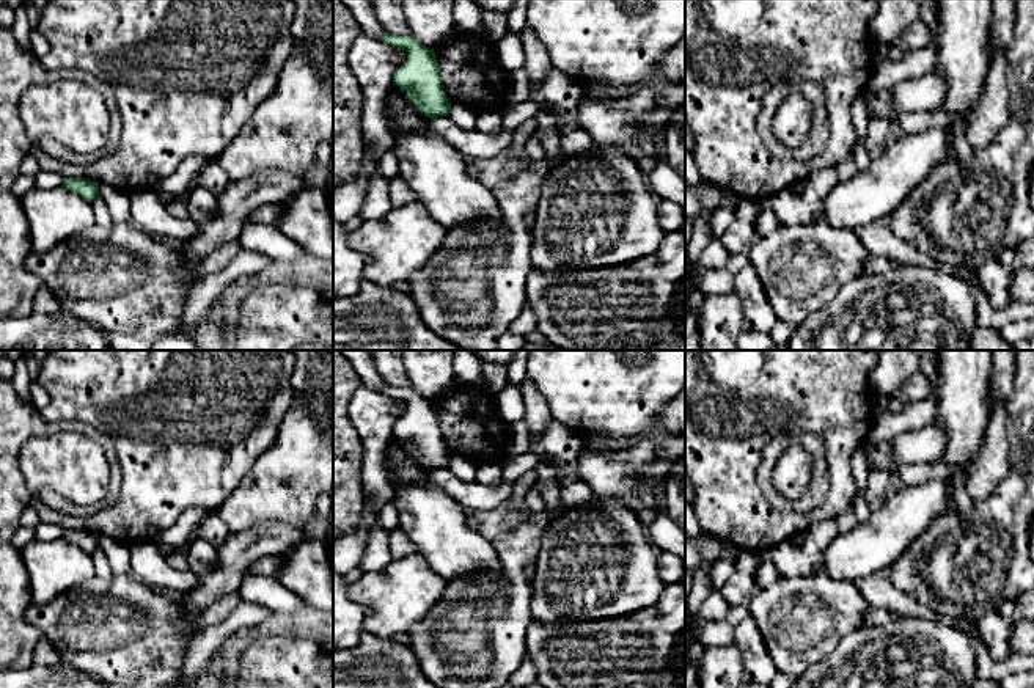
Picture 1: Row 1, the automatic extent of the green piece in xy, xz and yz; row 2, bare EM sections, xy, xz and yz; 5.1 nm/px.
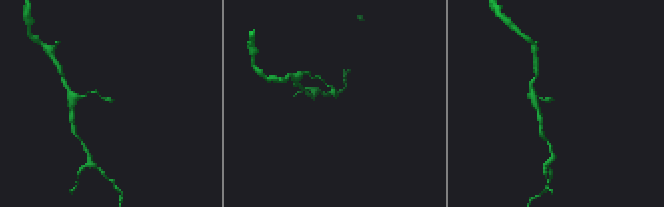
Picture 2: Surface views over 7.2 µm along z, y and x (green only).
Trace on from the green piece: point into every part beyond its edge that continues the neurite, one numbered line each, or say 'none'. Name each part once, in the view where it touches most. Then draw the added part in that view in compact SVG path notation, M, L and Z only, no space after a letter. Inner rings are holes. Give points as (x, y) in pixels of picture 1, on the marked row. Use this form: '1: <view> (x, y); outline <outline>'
none

